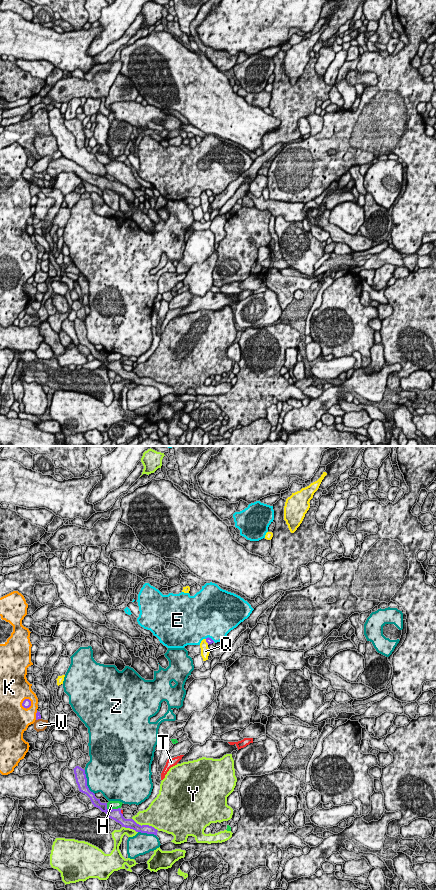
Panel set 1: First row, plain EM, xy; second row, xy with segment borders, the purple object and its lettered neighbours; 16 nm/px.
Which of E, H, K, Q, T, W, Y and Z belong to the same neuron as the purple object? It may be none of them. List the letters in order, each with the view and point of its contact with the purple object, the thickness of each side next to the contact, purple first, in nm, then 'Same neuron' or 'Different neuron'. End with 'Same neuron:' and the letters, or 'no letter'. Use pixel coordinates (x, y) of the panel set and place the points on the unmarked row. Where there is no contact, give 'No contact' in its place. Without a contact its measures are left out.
E: Touches purple at xy (210, 190). Thickness 90 nm (purple) against 480 nm. Different neuron
H: Touches purple at xy (112, 361). Thickness 190 nm (purple) against 130 nm. Different neuron
K: Touches purple at xy (30, 256). Thickness 130 nm (purple) against 320 nm. Different neuron
Q: Touches purple at xy (206, 193). Thickness 90 nm (purple) against 140 nm. Different neuron
T: Touches purple at xy (120, 364). Thickness 190 nm (purple) against 30 nm. Different neuron
W: Touches purple at xy (38, 270). Thickness 90 nm (purple) against 190 nm. Different neuron
Y: Touches purple at xy (145, 377). Thickness 160 nm (purple) against 400 nm. Different neuron
Z: Touches purple at xy (86, 334). Thickness 190 nm (purple) against 460 nm. Different neuron
Same neuron: no letter

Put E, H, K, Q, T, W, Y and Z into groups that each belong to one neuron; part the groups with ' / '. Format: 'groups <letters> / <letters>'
groups E / H / K / Q / T / W / Y / Z

